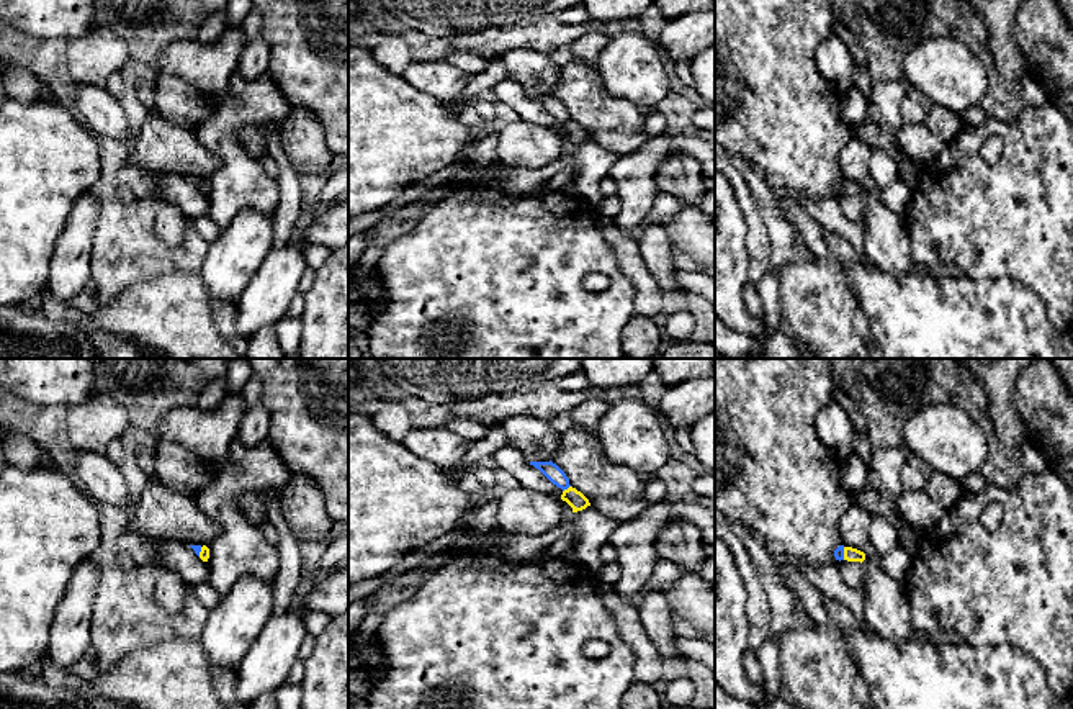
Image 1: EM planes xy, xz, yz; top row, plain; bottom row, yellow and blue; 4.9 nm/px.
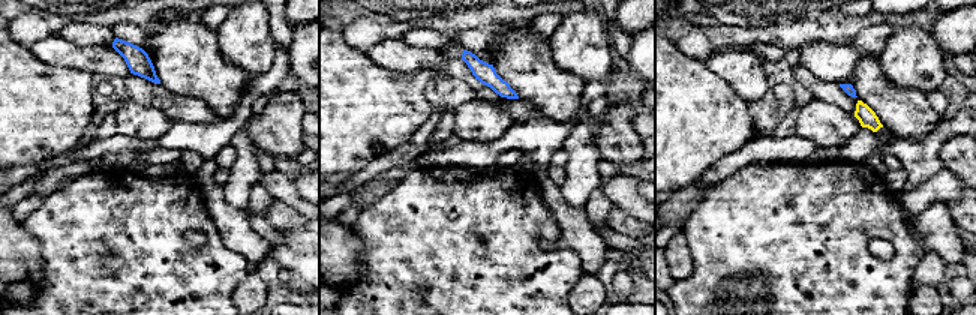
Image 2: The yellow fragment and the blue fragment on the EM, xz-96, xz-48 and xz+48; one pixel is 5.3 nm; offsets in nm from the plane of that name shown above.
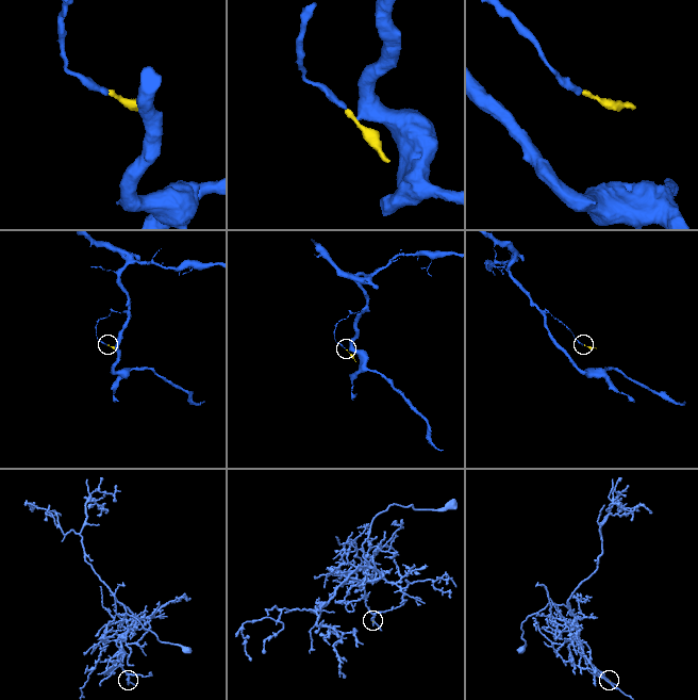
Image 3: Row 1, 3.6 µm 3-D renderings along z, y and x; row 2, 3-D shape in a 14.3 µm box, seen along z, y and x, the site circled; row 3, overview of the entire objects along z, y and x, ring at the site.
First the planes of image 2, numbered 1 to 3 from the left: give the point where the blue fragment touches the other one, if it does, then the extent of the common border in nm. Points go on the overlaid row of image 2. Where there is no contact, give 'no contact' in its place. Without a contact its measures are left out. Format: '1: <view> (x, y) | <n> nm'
1: no contact
2: no contact
3: no contact

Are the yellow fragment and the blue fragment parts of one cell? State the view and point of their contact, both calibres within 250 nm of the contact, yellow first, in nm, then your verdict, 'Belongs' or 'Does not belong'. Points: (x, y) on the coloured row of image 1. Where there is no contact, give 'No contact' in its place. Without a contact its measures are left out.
Touches yellow at xz (568, 488). Thickness 90 nm (yellow) against 80 nm. Does not belong

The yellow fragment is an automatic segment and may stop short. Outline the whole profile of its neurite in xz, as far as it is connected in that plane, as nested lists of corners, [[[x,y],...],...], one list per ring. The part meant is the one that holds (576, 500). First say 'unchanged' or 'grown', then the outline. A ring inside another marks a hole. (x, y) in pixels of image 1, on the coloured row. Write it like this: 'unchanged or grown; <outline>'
unchanged; [[[572,486],[563,491],[561,499],[572,508],[572,513],[582,511],[590,506],[589,499]]]

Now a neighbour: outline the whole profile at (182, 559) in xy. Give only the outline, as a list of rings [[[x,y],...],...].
[[[168,540],[164,549],[164,560],[191,586],[208,581],[208,565],[190,545]]]

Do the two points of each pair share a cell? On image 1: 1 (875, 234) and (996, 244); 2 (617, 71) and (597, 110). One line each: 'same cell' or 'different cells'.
1: different cells
2: different cells

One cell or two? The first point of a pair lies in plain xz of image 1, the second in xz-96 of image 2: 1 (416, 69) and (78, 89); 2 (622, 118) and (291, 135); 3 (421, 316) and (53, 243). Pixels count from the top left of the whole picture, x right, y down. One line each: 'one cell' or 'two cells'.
1: two cells
2: two cells
3: one cell

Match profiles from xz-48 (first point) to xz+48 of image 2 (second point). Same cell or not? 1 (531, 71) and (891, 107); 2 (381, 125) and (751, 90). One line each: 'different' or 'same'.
1: same
2: different

